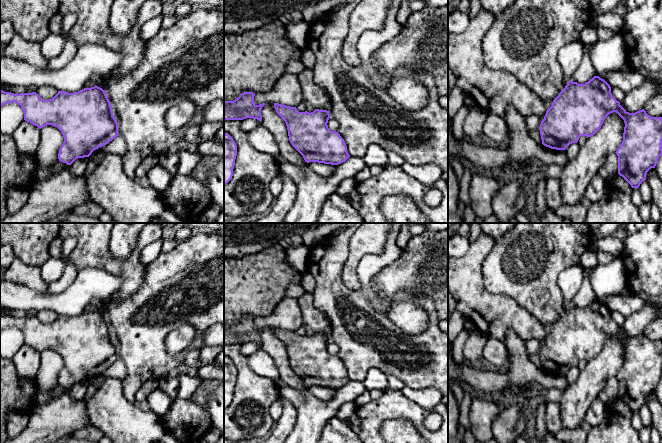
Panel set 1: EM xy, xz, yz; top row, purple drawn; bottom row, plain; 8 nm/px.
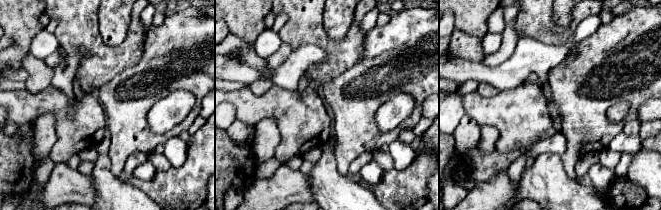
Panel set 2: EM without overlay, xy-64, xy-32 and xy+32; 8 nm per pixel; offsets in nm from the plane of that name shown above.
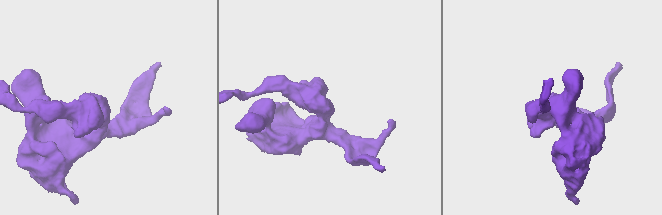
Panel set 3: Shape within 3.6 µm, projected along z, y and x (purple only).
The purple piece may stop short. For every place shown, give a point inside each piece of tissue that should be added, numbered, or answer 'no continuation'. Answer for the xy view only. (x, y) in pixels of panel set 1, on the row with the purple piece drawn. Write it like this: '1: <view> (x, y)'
1: xy (99, 83)

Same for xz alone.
1: xz (313, 94)

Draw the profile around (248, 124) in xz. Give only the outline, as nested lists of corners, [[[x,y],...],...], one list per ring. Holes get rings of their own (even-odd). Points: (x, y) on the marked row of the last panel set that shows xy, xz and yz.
[[[246,118],[241,121],[240,128],[245,132],[250,132],[261,125],[261,122],[257,119]]]

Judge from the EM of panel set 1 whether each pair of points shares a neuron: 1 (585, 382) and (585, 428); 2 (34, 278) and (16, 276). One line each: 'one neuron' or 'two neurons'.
1: two neurons
2: one neuron

